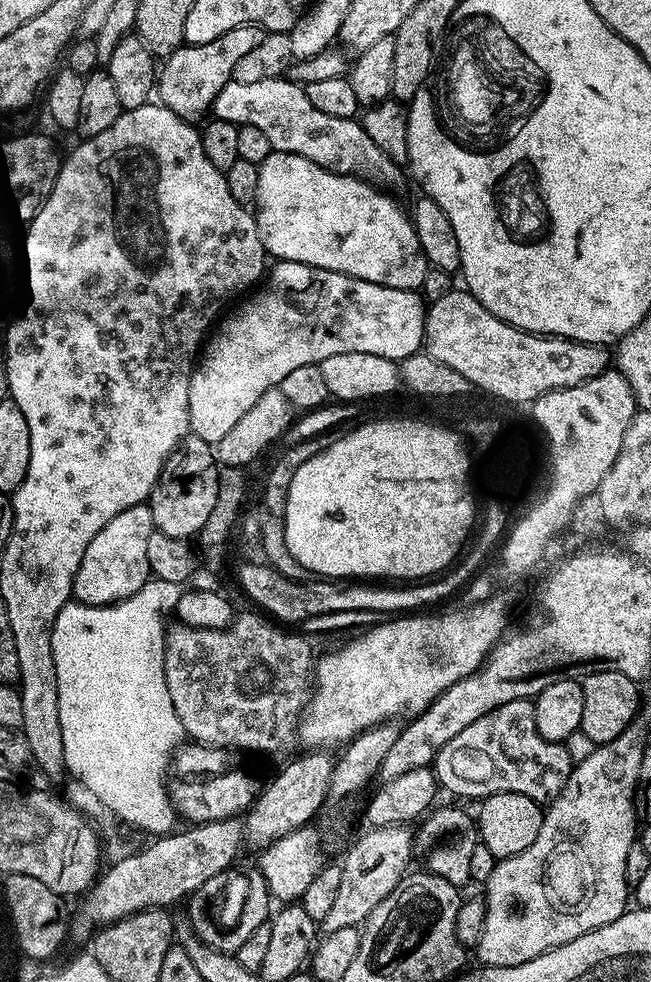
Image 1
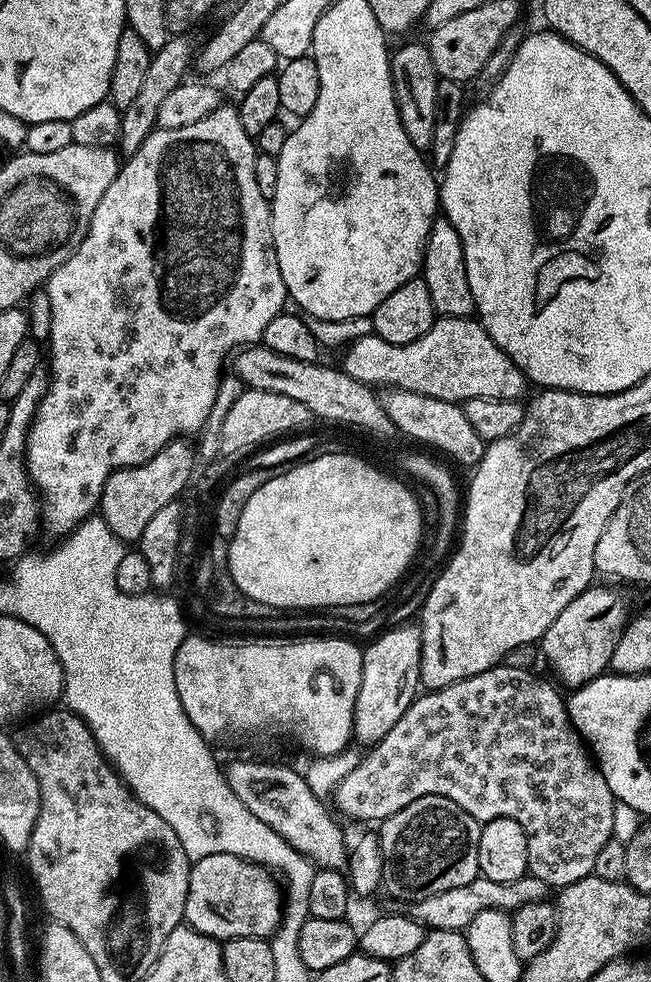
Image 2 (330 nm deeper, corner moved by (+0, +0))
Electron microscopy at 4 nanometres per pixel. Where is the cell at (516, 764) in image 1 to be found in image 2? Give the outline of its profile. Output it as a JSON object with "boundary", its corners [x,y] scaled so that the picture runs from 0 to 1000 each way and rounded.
{"boundary":[[[768,674],[733,688],[724,688],[684,701],[657,703],[641,708],[633,718],[624,723],[624,727],[618,727],[618,731],[605,739],[605,743],[599,743],[599,747],[593,747],[593,752],[587,752],[579,758],[570,759],[561,765],[565,767],[548,773],[547,782],[538,784],[538,788],[531,788],[531,792],[525,792],[525,796],[516,798],[513,815],[522,818],[524,825],[541,835],[588,837],[605,829],[611,829],[611,825],[630,821],[630,817],[636,817],[642,813],[684,811],[691,813],[691,817],[704,817],[704,821],[710,821],[710,825],[716,825],[716,829],[722,829],[730,835],[739,837],[759,833],[790,833],[790,837],[796,837],[796,841],[802,841],[802,845],[808,849],[811,888],[825,892],[833,898],[839,898],[843,905],[859,906],[909,891],[912,874],[917,872],[919,866],[925,866],[925,862],[931,862],[931,857],[942,854],[943,825],[949,816],[942,811],[931,792],[922,787],[902,757],[879,738],[879,732],[873,730],[868,710],[865,708],[860,710],[859,703],[845,693],[822,688],[817,683],[816,679],[791,680],[777,674]]]}

